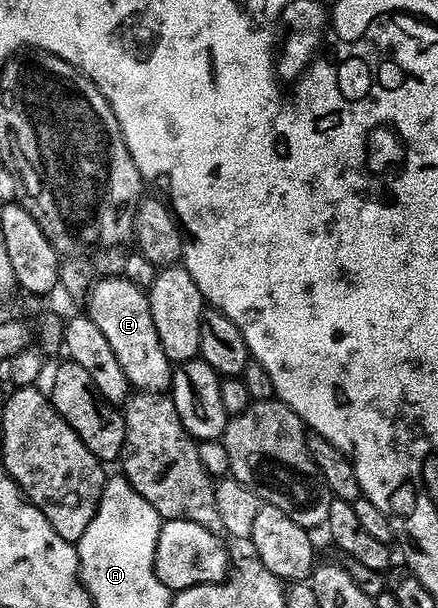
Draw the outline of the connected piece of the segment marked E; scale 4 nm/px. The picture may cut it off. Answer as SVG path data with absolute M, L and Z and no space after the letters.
M107 276L94 280L87 295L87 315L103 330L107 342L111 342L111 350L115 350L115 358L119 358L119 366L123 366L123 374L127 374L130 385L137 392L164 393L172 385L174 365L163 354L163 346L159 346L159 334L155 331L155 318L151 318L151 306L146 289L135 286L119 276Z

